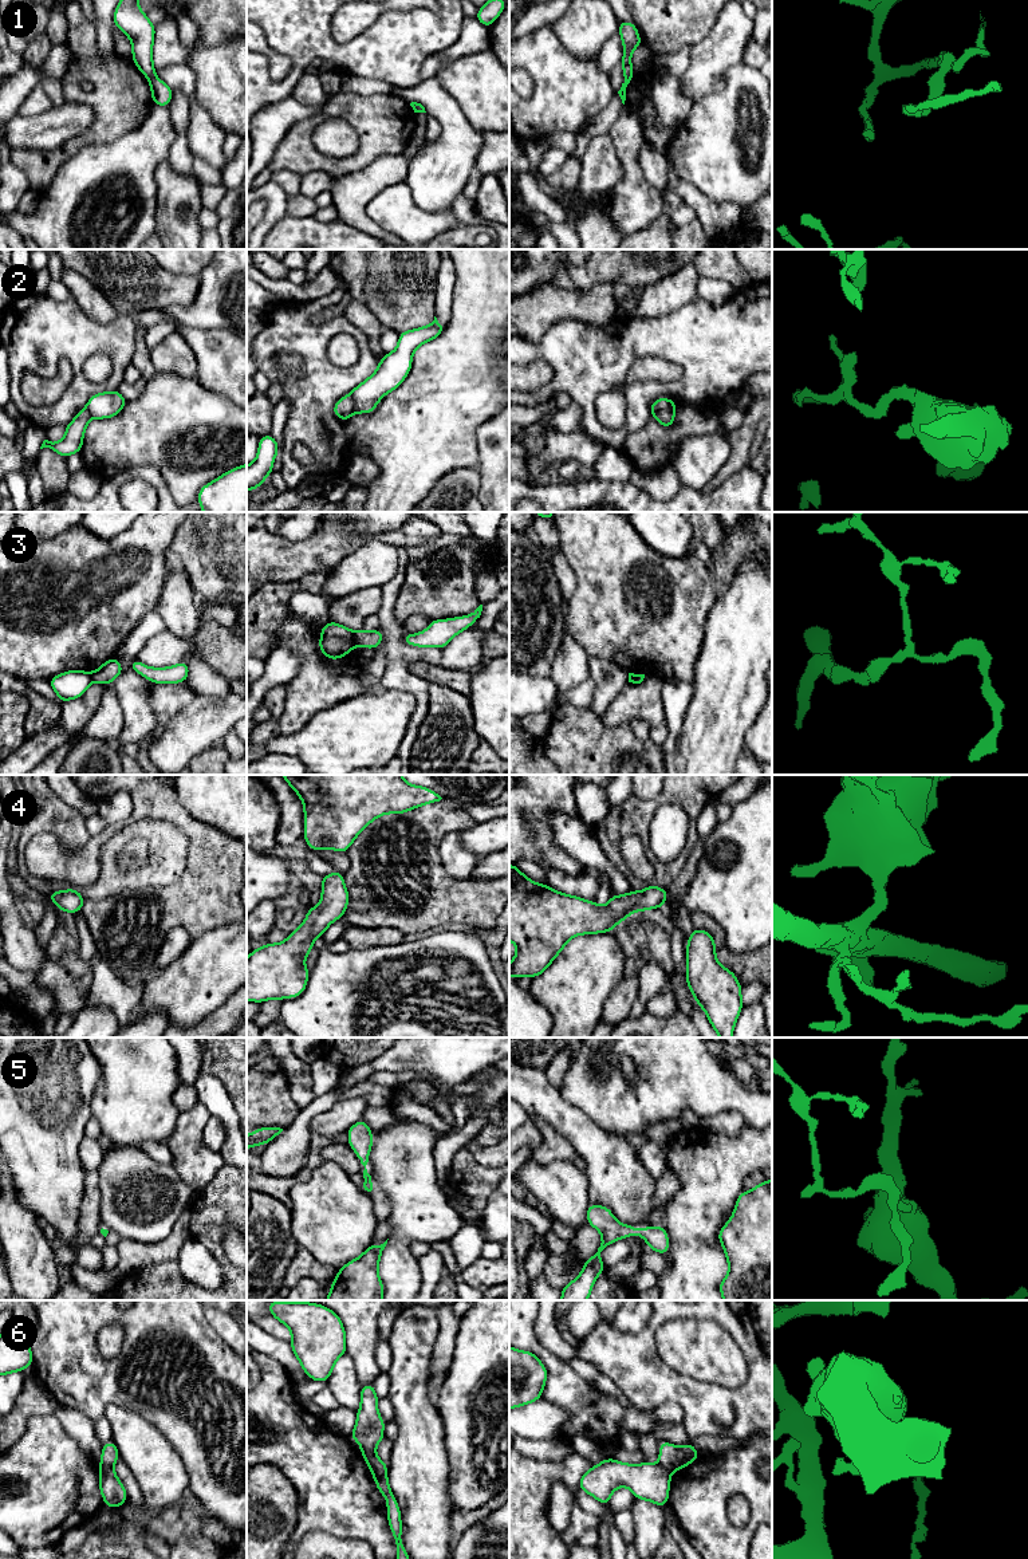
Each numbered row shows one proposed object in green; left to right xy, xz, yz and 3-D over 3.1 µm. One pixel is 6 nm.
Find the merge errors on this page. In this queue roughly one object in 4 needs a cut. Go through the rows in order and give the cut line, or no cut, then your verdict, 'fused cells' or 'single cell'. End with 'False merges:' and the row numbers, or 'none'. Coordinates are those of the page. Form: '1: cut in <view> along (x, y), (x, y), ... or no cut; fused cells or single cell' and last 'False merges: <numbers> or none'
1: cut in yz along (625, 77), (631, 78); fused cells
2: cut in yz along (674, 406), (658, 410), (653, 416); fused cells
3: cut in xz along (353, 632), (354, 644); fused cells
4: no cut; single cell
5: no cut; single cell
6: cut in xy along (99, 1465), (111, 1468); fused cells
False merges: 1, 2, 3, 6

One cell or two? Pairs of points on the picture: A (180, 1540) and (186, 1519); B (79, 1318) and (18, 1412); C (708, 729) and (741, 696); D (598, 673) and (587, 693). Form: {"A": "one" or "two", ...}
{"A": "one", "B": "two", "C": "one", "D": "two"}

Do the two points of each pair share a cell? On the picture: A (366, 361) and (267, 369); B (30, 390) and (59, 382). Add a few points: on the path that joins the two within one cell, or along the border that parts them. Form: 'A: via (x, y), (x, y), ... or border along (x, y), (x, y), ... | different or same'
A: via (342, 381), (291, 382) | same
B: via (36, 390), (52, 389) | same

